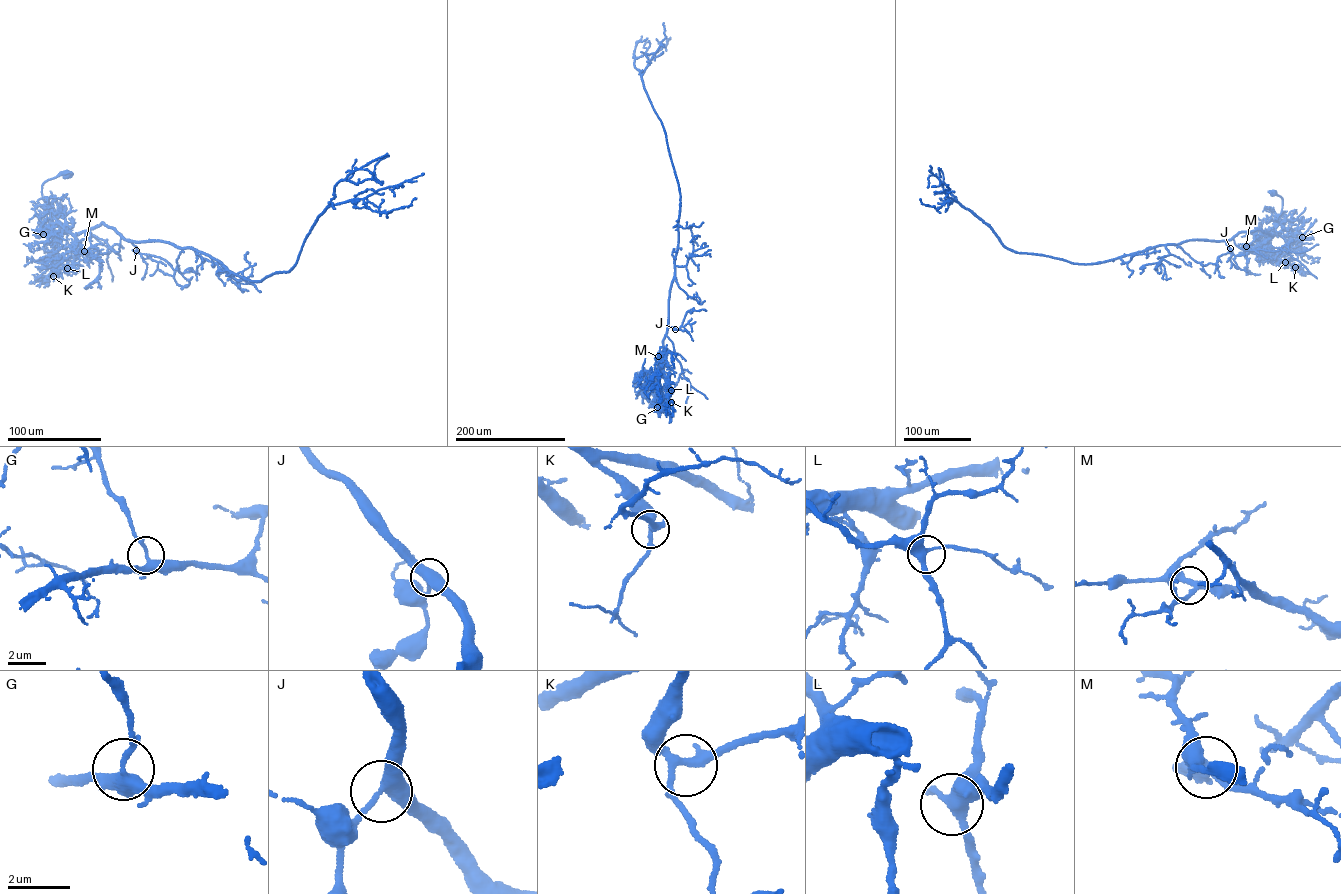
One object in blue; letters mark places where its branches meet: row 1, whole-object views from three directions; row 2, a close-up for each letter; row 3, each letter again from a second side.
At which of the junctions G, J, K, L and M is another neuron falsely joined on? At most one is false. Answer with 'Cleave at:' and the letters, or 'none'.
Cleave at: none

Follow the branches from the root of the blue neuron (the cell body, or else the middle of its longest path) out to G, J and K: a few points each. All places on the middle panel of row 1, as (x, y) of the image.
G: (639, 376), (635, 391), (644, 389), (654, 379), (660, 400), (657, 407)
J: (639, 376), (635, 391), (662, 374), (663, 339), (668, 327), (675, 329)
K: (639, 376), (635, 391), (644, 389), (660, 373), (664, 374), (668, 382), (671, 402)

